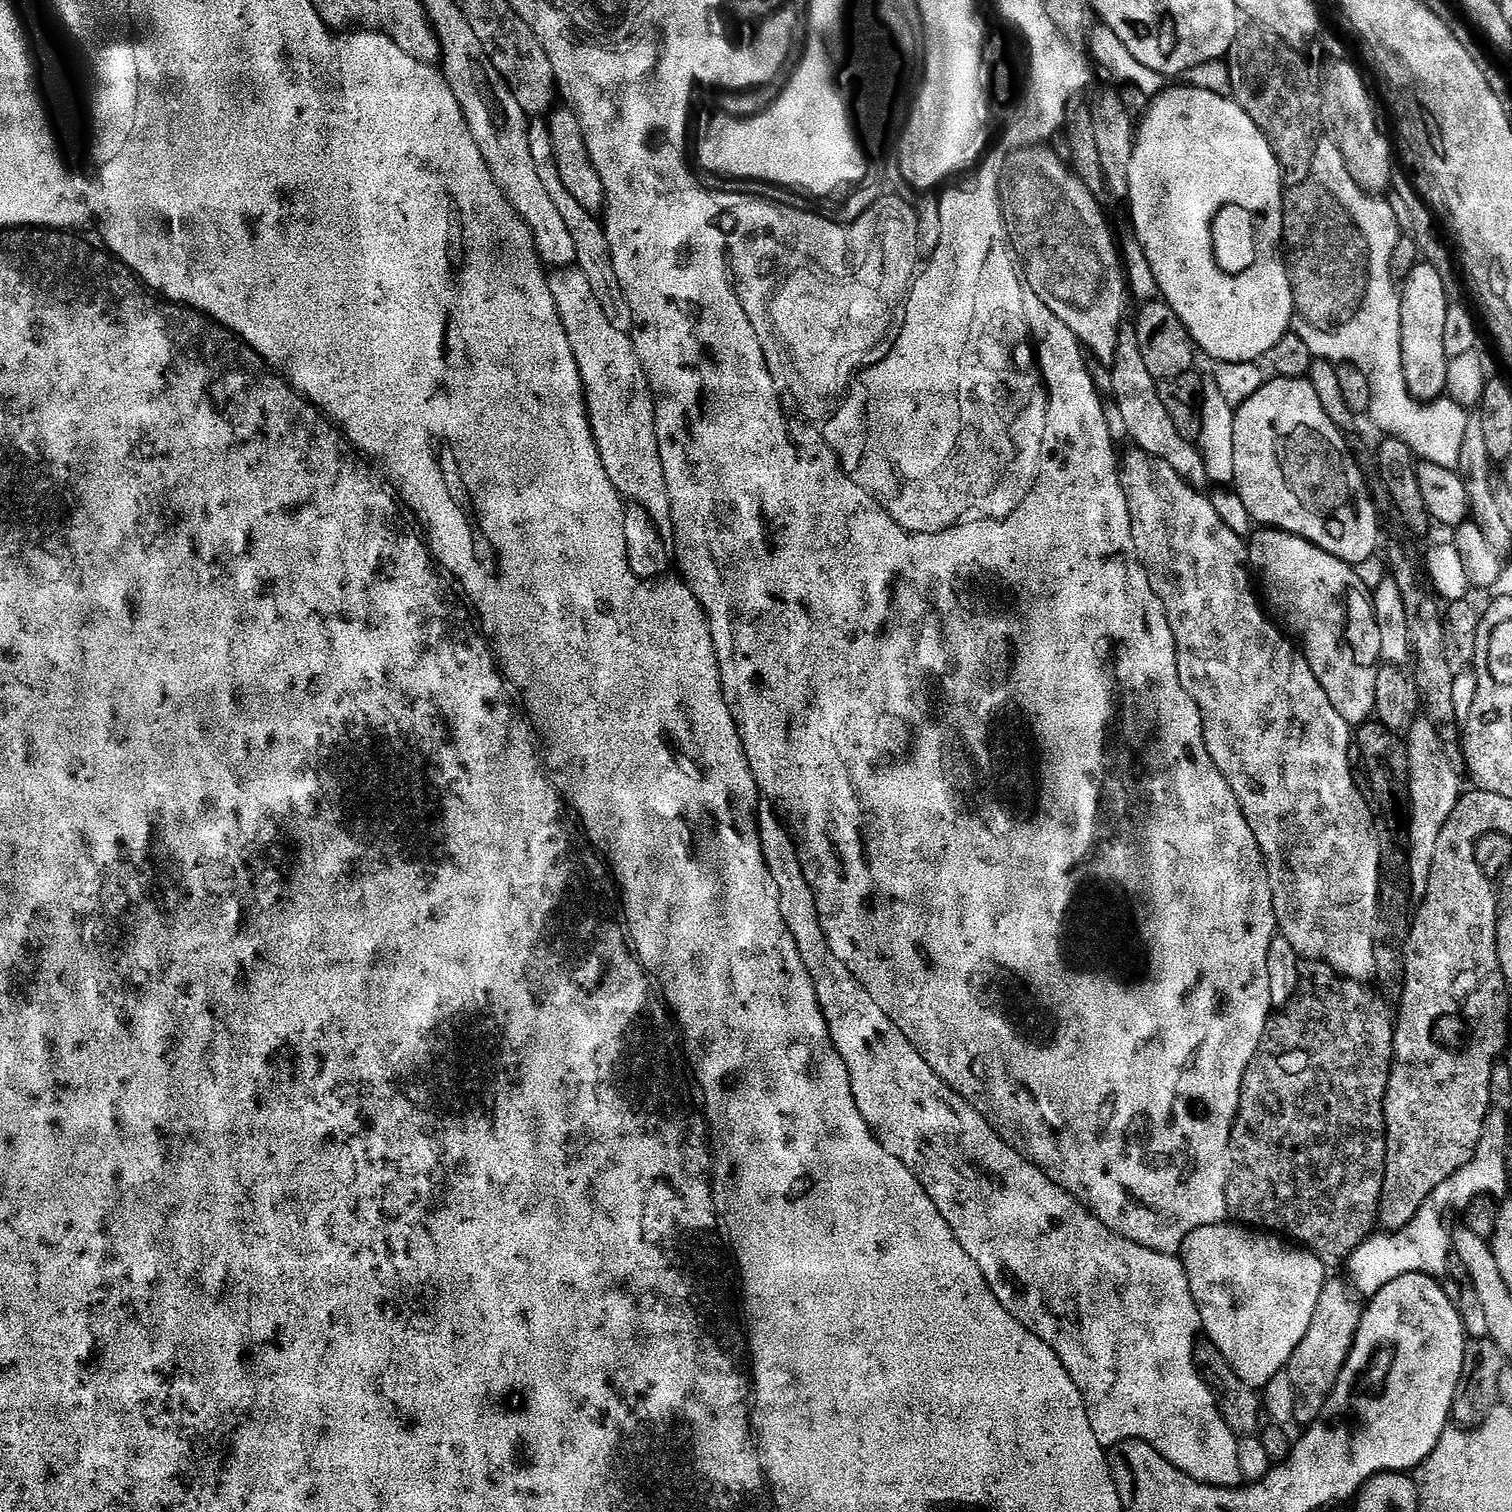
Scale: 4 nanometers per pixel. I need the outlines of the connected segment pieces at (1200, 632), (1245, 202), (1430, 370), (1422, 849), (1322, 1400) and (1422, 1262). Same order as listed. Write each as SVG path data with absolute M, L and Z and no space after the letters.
M1141 450L1133 451L1125 460L1123 457L1120 464L1120 481L1130 510L1136 553L1150 578L1150 586L1154 594L1158 594L1166 610L1166 618L1176 643L1178 678L1190 694L1190 698L1194 698L1202 714L1206 750L1214 766L1230 786L1230 790L1234 790L1242 806L1242 814L1246 822L1250 822L1250 830L1254 830L1254 838L1258 842L1260 853L1264 855L1264 865L1268 871L1270 890L1274 898L1279 935L1288 940L1290 946L1294 946L1294 950L1303 959L1321 960L1347 980L1371 981L1376 976L1376 949L1380 920L1380 840L1372 829L1374 817L1368 809L1364 793L1360 791L1357 777L1354 775L1354 760L1350 755L1354 748L1353 729L1342 718L1342 714L1334 710L1330 698L1326 698L1326 690L1322 690L1318 678L1314 678L1314 670L1310 670L1310 662L1304 657L1303 651L1266 615L1254 591L1254 580L1250 575L1245 541L1240 541L1239 534L1220 517L1219 510L1203 496L1205 494L1203 491L1186 483L1173 468L1166 466L1166 462Z
M1168 86L1151 101L1144 121L1139 121L1135 129L1136 142L1132 145L1130 158L1130 178L1128 179L1128 195L1126 203L1132 207L1132 228L1134 238L1142 246L1146 258L1150 262L1150 270L1154 270L1154 278L1160 287L1160 296L1176 311L1178 318L1185 324L1192 336L1195 347L1213 356L1213 361L1226 363L1246 363L1259 361L1267 357L1275 344L1290 332L1292 317L1296 311L1294 294L1288 277L1288 266L1282 255L1284 239L1284 193L1286 188L1281 183L1280 168L1257 125L1249 118L1232 98L1210 94L1210 90L1191 86Z
M1419 262L1408 272L1408 281L1402 284L1400 305L1402 306L1402 366L1406 374L1406 386L1410 394L1421 402L1436 402L1445 395L1447 386L1446 374L1448 355L1446 346L1442 346L1446 327L1446 310L1450 303L1446 278L1434 266L1427 262Z
M1427 718L1413 719L1406 732L1410 805L1406 855L1408 869L1412 875L1412 890L1416 894L1422 894L1426 890L1430 878L1430 866L1434 862L1434 849L1438 846L1438 834L1442 834L1442 826L1446 826L1446 818L1454 814L1454 806L1462 795L1460 776L1456 773L1451 758L1444 753L1444 744L1440 741L1440 736L1442 736L1441 729Z
M1329 1279L1325 1283L1322 1298L1318 1298L1318 1306L1314 1306L1314 1318L1310 1318L1310 1330L1306 1330L1306 1338L1302 1338L1298 1350L1294 1350L1286 1369L1296 1398L1292 1420L1302 1424L1301 1426L1310 1425L1322 1414L1332 1386L1347 1362L1356 1331L1359 1330L1362 1308L1348 1297L1349 1289L1346 1284L1345 1288L1340 1280Z
M1489 1111L1474 1158L1470 1158L1470 1162L1466 1162L1466 1166L1462 1166L1458 1174L1454 1174L1445 1184L1438 1186L1438 1190L1434 1190L1432 1199L1420 1207L1418 1214L1414 1214L1406 1227L1399 1232L1373 1235L1360 1244L1358 1250L1354 1250L1354 1254L1346 1262L1346 1269L1352 1275L1353 1289L1356 1287L1364 1298L1371 1298L1399 1276L1419 1272L1424 1276L1437 1278L1445 1275L1453 1246L1450 1228L1444 1225L1444 1211L1448 1207L1464 1210L1481 1198L1504 1198L1509 1195L1510 1173L1506 1170L1506 1150L1510 1146L1510 1140L1508 1120L1504 1116L1507 1115L1503 1111Z

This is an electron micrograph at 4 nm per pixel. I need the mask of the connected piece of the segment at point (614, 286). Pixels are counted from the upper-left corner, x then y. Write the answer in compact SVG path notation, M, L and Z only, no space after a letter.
M536 122L529 127L528 146L538 172L538 178L542 180L546 194L550 194L550 199L554 202L558 214L562 214L562 222L566 222L566 230L570 230L570 238L574 240L575 267L579 268L590 282L594 294L607 309L608 317L612 319L612 325L621 330L627 329L630 324L628 303L624 301L624 295L620 292L621 281L617 280L614 274L610 246L606 242L601 221L593 213L584 209L582 202L576 201L570 194L570 190L566 190L566 186L562 186L562 178L558 174L558 166L552 156L552 135L543 123Z

